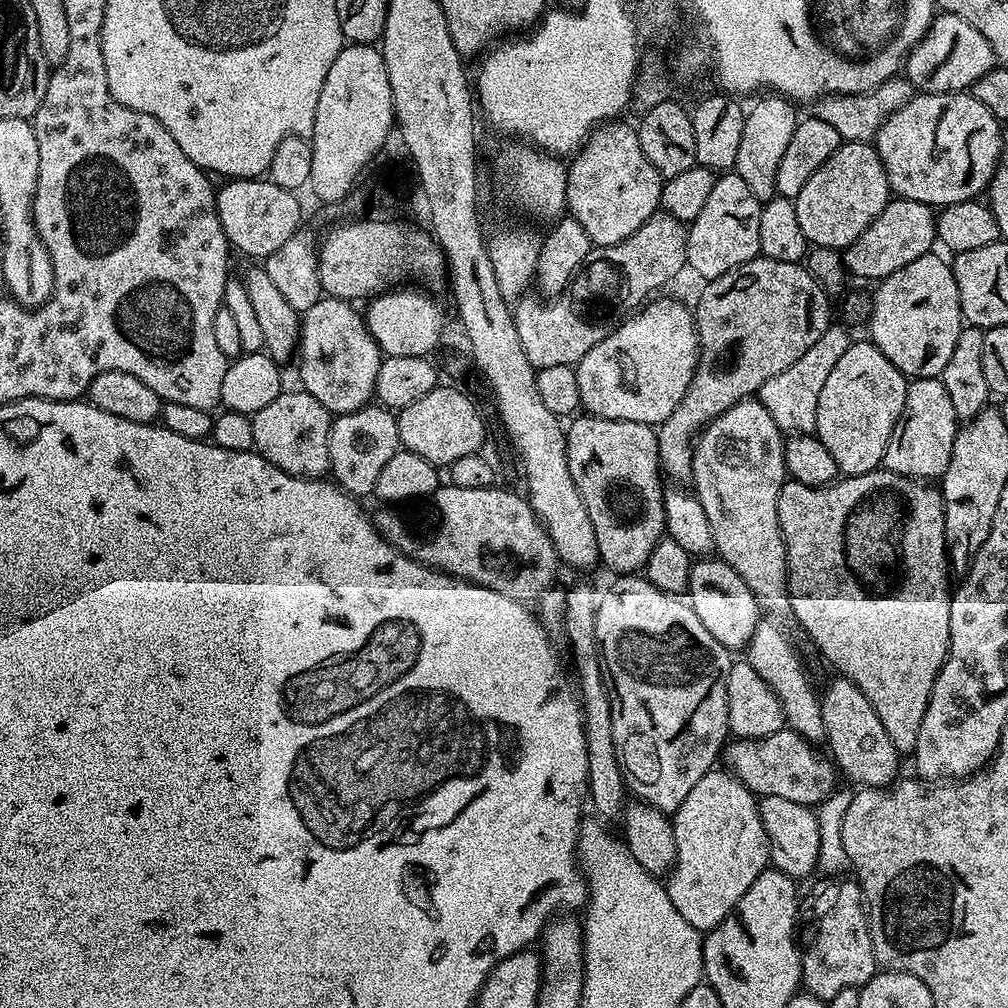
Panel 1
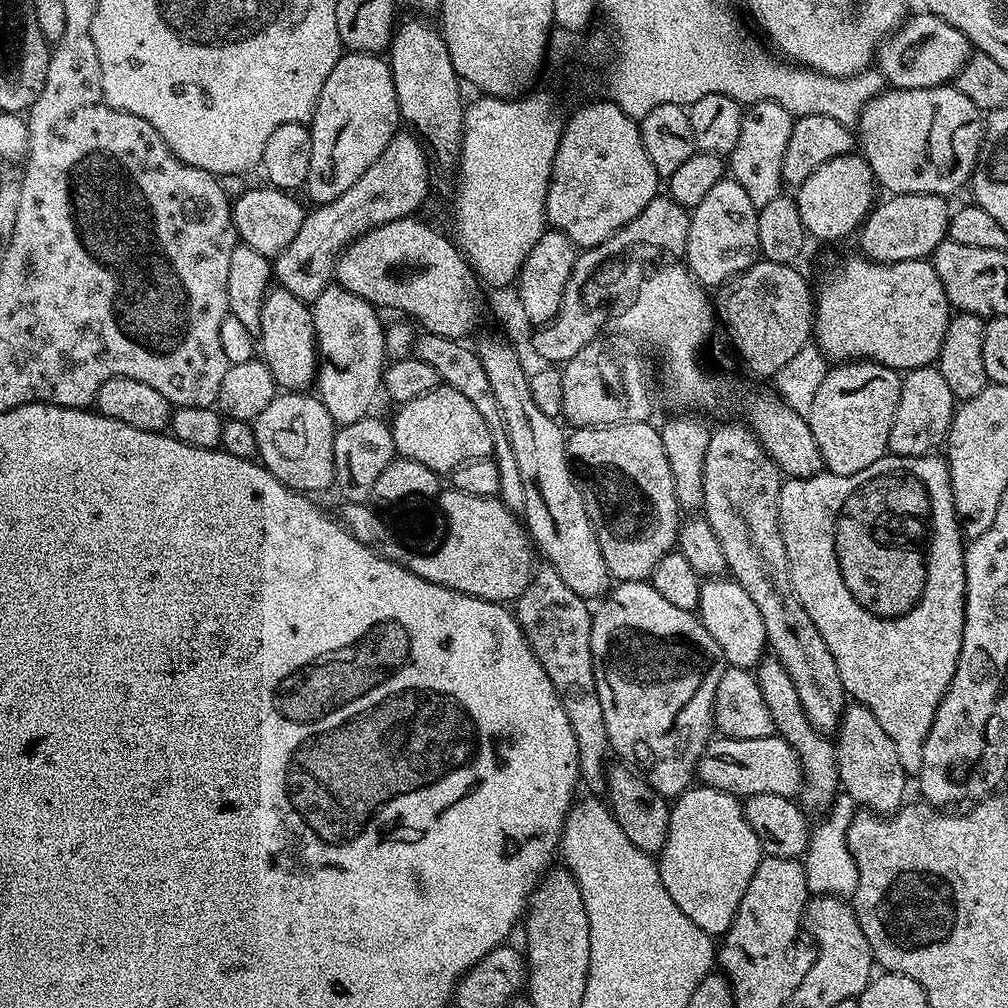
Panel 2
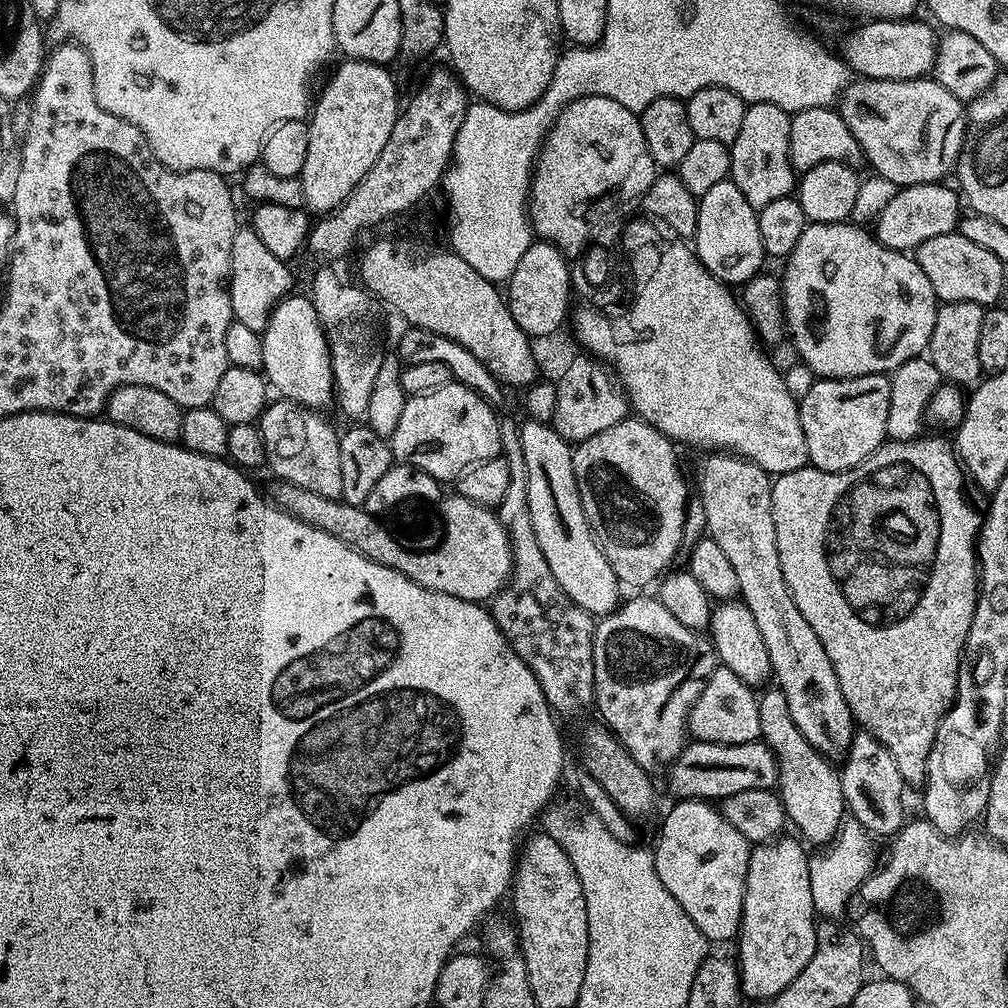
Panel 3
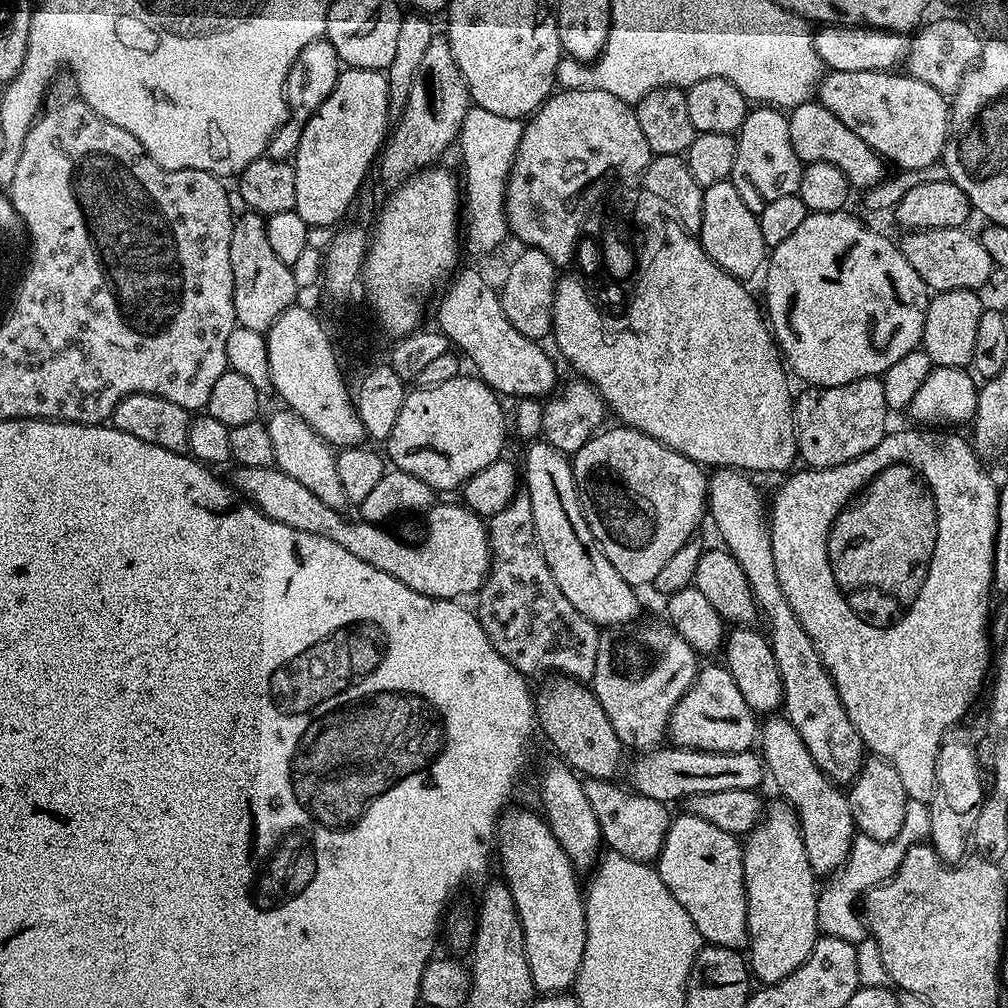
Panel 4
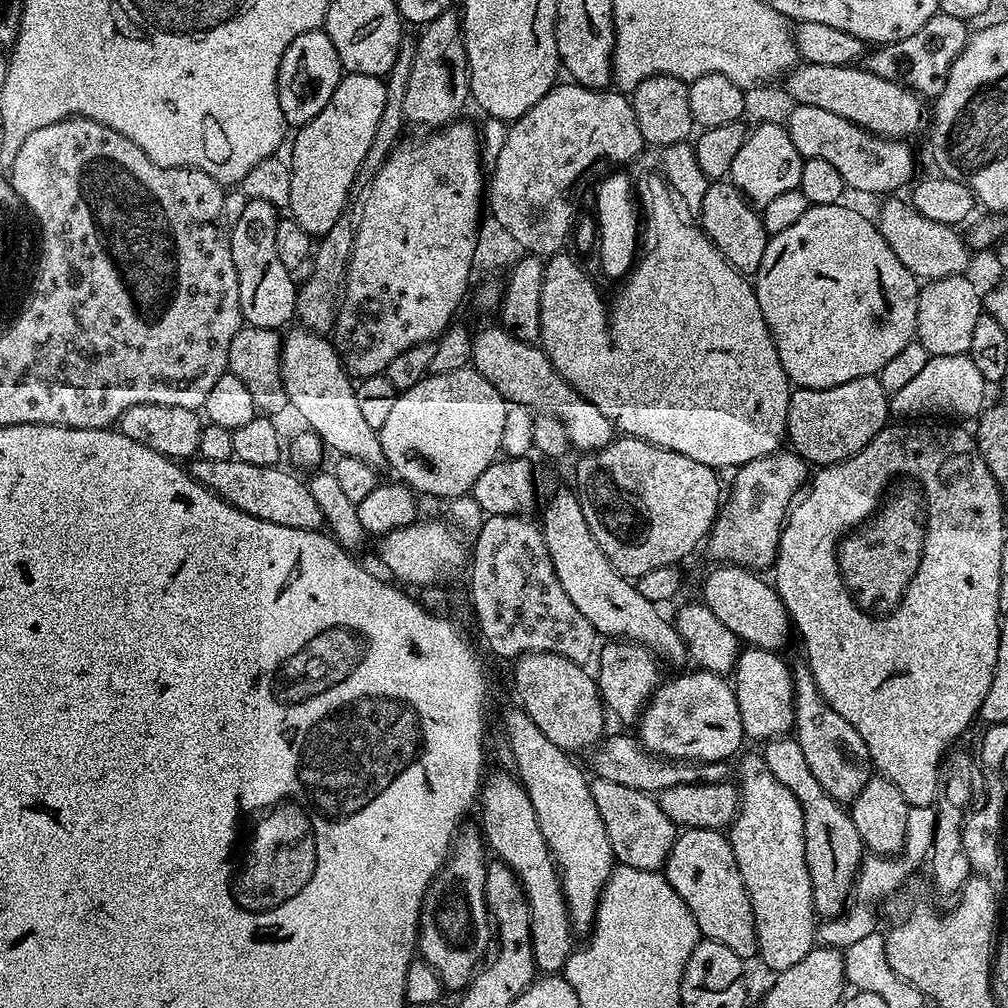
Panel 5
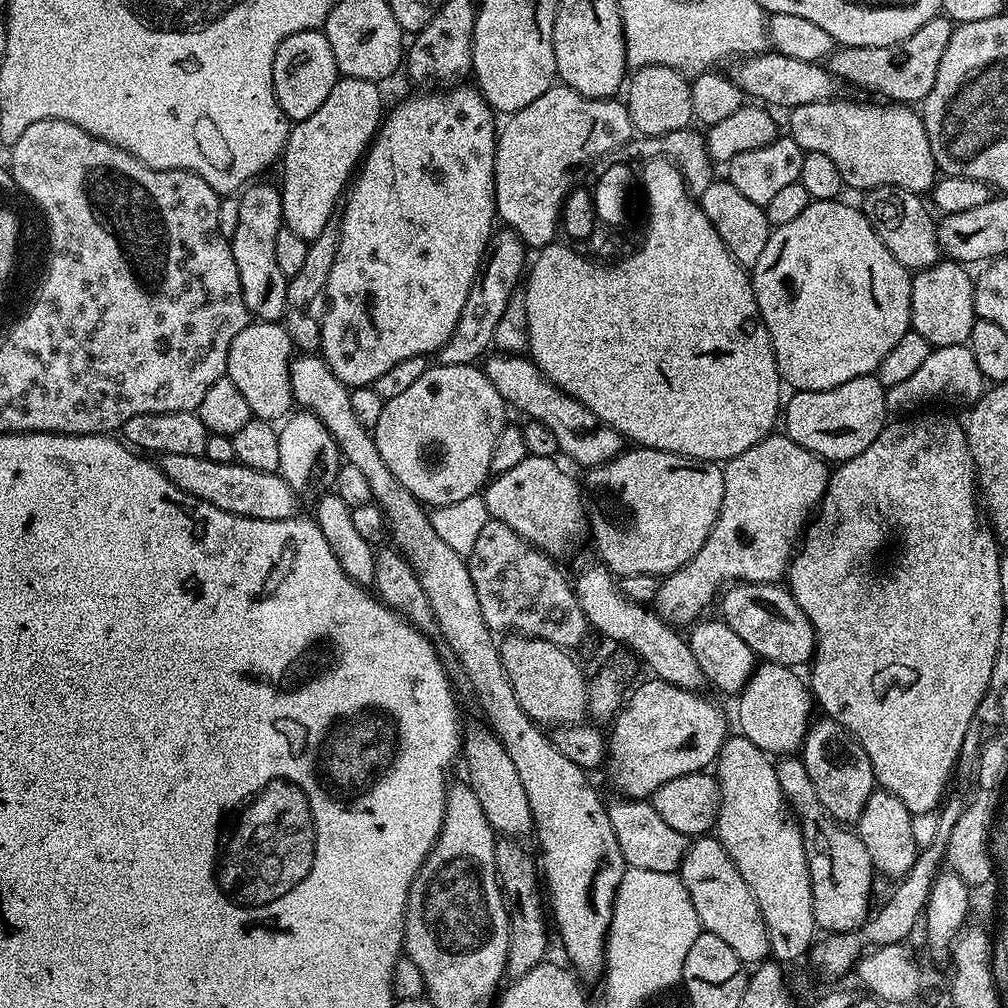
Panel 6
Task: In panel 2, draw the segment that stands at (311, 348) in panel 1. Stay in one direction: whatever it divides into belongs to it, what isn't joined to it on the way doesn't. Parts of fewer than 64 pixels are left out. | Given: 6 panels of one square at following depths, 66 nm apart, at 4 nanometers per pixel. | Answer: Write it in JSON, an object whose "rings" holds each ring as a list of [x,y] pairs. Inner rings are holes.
{"rings":[[[339,286],[322,290],[310,307],[318,353],[314,388],[320,400],[334,414],[339,413],[339,408],[353,408],[356,414],[371,409],[368,407],[376,392],[378,396],[381,391],[386,367],[385,325],[380,324],[381,313],[375,304]]]}

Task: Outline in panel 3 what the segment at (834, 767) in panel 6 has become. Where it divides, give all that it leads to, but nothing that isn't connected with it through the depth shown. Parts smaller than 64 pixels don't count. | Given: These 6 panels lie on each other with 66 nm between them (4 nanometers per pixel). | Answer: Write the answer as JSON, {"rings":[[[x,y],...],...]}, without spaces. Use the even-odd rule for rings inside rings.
{"rings":[[[717,451],[704,464],[704,473],[700,476],[700,492],[698,499],[706,510],[708,523],[707,535],[718,546],[722,546],[730,566],[734,566],[734,574],[738,574],[739,595],[742,602],[754,614],[754,622],[758,622],[758,630],[762,633],[762,642],[766,642],[766,654],[770,654],[770,666],[775,687],[786,694],[786,706],[790,710],[790,718],[794,718],[794,726],[802,730],[802,738],[814,746],[826,759],[833,762],[843,761],[848,755],[854,735],[854,721],[850,706],[846,706],[846,698],[842,695],[842,686],[838,686],[838,674],[834,674],[834,662],[826,655],[822,642],[818,642],[818,634],[802,618],[802,610],[794,606],[794,598],[786,586],[786,578],[782,574],[782,562],[778,562],[778,538],[774,534],[774,514],[772,513],[773,477],[764,472],[754,462],[745,460],[743,456]]]}

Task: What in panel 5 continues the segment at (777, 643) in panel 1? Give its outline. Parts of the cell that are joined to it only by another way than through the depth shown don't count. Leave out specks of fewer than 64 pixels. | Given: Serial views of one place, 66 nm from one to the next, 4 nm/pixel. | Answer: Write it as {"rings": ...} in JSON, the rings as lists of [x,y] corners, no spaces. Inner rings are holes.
{"rings":[[[788,734],[773,738],[763,745],[762,755],[770,774],[798,798],[802,806],[804,819],[804,845],[806,846],[806,866],[810,870],[812,883],[812,901],[821,917],[839,916],[849,907],[861,860],[866,855],[858,826],[854,826],[852,813],[843,804],[839,804],[826,790],[818,778],[814,778],[806,757],[802,755],[802,746]]]}

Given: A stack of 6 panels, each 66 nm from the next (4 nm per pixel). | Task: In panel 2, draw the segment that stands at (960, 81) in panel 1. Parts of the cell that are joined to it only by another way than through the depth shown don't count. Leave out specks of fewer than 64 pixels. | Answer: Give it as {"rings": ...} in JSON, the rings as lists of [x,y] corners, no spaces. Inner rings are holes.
{"rings":[[[920,10],[917,16],[914,14],[905,19],[904,23],[881,43],[874,64],[891,87],[918,90],[955,81],[973,52],[965,32],[938,18],[933,12]]]}

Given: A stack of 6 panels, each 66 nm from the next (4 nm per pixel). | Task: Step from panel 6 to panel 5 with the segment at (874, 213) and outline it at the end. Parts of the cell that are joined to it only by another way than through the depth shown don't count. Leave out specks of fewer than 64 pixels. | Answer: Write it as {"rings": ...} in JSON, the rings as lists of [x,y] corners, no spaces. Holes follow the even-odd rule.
{"rings":[[[888,198],[880,208],[880,220],[878,227],[882,238],[898,254],[898,262],[906,266],[921,281],[927,282],[946,278],[947,276],[962,276],[969,270],[968,252],[970,245],[963,235],[959,236],[957,229],[951,224],[933,222],[931,218],[926,218],[918,214],[918,210],[907,199]]]}

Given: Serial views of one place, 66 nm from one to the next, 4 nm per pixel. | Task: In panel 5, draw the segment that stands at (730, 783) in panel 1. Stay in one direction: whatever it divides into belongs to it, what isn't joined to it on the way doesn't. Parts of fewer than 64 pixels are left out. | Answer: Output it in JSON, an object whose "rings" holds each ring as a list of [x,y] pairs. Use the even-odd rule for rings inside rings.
{"rings":[[[683,829],[670,850],[662,875],[670,882],[670,886],[674,886],[678,898],[686,902],[690,914],[694,914],[694,922],[703,939],[730,946],[730,950],[734,950],[734,954],[738,954],[746,962],[751,961],[751,956],[753,959],[757,955],[758,938],[752,903],[742,882],[734,850],[723,831]]]}

